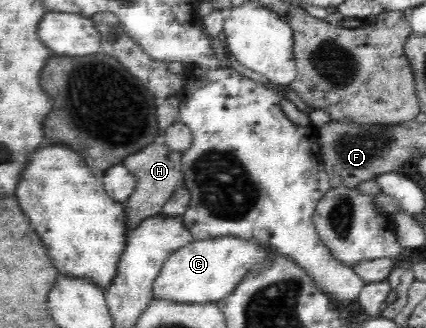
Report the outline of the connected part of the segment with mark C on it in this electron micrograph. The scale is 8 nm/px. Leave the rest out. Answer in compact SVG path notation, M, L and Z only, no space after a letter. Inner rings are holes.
M235 236L193 240L172 253L159 269L153 281L153 300L173 300L185 304L219 303L245 280L246 274L261 265L270 249L255 241Z

